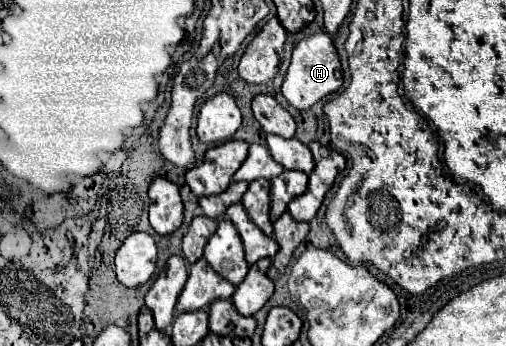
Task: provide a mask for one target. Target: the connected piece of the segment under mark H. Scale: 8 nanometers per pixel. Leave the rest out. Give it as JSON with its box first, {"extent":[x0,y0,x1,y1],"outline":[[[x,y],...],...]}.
{"extent":[282,32,342,110],"outline":[[[320,32],[320,34],[312,34],[312,36],[306,36],[304,40],[300,40],[292,52],[292,60],[290,60],[290,66],[288,66],[284,84],[282,84],[284,98],[294,108],[308,110],[324,96],[336,92],[340,86],[342,86],[342,68],[340,68],[340,58],[332,44],[330,34]]]}

